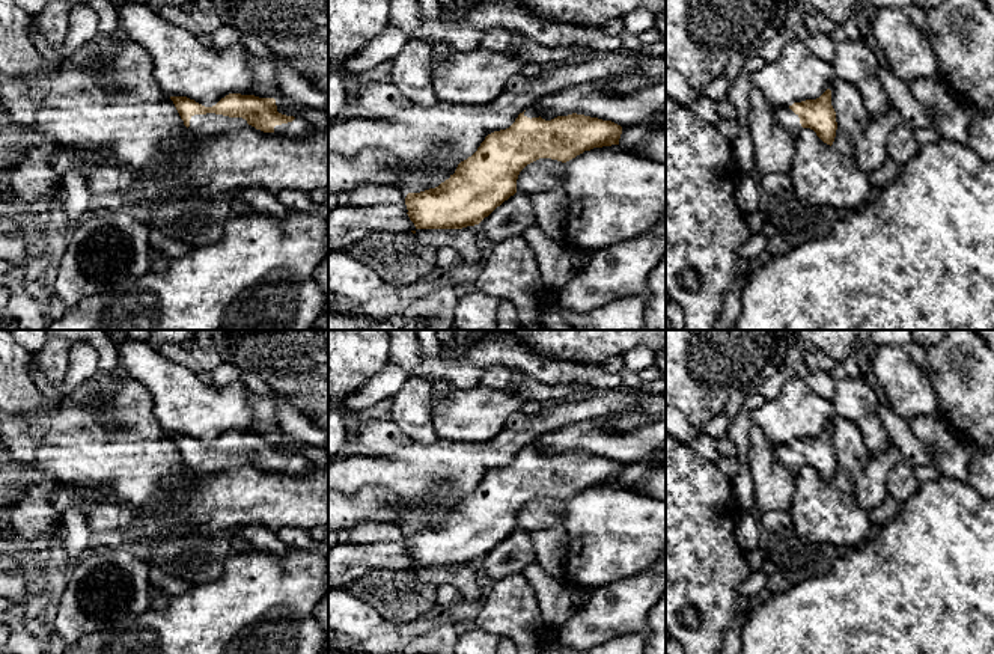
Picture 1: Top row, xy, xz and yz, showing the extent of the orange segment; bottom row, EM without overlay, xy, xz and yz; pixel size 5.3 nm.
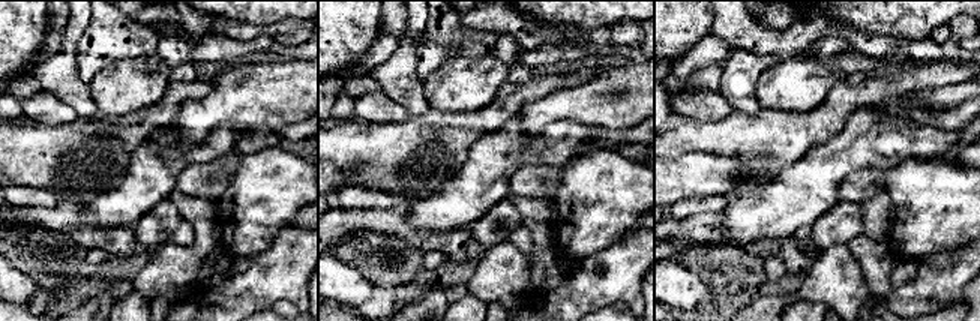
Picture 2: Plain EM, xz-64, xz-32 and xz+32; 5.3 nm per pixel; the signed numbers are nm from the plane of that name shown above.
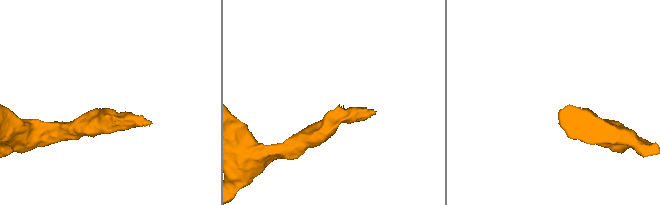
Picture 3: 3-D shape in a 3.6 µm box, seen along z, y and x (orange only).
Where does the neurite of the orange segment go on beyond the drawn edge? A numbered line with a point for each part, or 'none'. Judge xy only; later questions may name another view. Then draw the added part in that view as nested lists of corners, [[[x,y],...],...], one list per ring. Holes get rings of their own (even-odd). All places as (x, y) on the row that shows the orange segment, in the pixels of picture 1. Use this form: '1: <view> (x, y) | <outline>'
1: xy (210, 124) | [[[206,113],[191,116],[188,130],[193,134],[215,136],[236,131],[247,125],[247,121],[242,118],[229,118],[223,115]]]

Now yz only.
1: yz (785, 116) | [[[789,107],[777,108],[776,121],[794,136],[803,130],[798,115]]]

